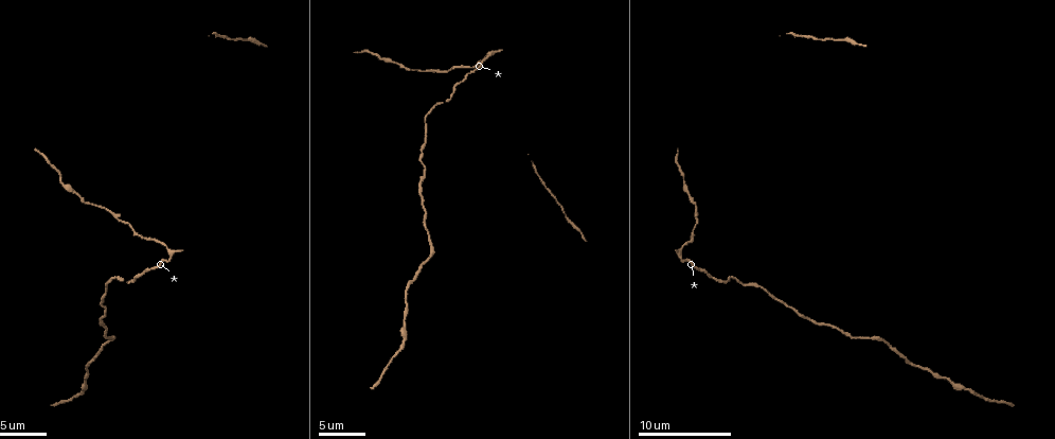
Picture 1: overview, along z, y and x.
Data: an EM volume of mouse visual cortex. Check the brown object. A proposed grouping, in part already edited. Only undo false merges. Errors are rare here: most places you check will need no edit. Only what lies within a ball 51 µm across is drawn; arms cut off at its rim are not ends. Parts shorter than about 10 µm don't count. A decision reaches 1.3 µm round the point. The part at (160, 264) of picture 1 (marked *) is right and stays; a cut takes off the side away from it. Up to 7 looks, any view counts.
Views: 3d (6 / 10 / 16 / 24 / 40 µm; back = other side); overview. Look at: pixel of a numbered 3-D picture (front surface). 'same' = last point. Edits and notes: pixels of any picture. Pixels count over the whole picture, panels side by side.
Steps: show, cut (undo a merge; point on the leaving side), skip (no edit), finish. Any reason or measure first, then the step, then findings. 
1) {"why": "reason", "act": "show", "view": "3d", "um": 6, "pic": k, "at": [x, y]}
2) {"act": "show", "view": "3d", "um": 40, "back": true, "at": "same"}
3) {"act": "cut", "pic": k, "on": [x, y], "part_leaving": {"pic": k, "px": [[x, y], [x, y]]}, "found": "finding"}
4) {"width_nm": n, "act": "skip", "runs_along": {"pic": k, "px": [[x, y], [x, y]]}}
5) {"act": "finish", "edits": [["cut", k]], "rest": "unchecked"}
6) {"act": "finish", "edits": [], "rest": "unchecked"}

{"why": "narrows sharply", "act": "show", "view": "3d", "um": 10, "pic": 1, "at": [422, 162]}

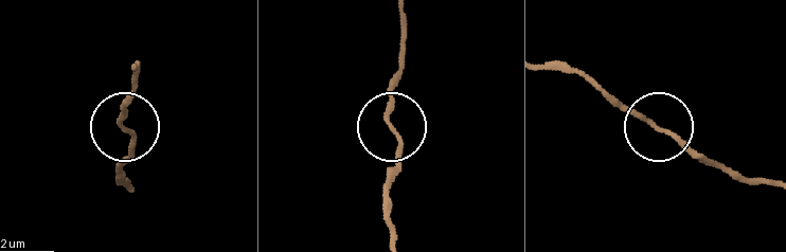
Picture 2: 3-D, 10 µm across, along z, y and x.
{"width_nm": 160, "act": "skip", "runs_along": {"pic": 2, "px": [[403, 15], [403, 64], [389, 125], [395, 177]]}, "found": "all the same neuron"}

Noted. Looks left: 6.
{"why": "calibre changes", "act": "show", "view": "3d", "um": 16, "pic": 1, "at": [863, 339]}

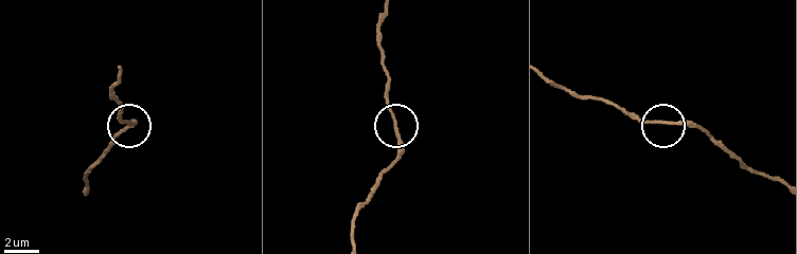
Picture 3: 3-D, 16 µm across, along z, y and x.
{"act": "skip", "runs_along": {"pic": 3, "px": [[384, 12], [379, 46], [397, 131], [394, 164]]}, "found": "all the same neuron"}

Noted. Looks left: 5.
{"why": "narrows sharply", "act": "show", "view": "3d", "um": 6, "pic": 1, "at": [405, 322]}

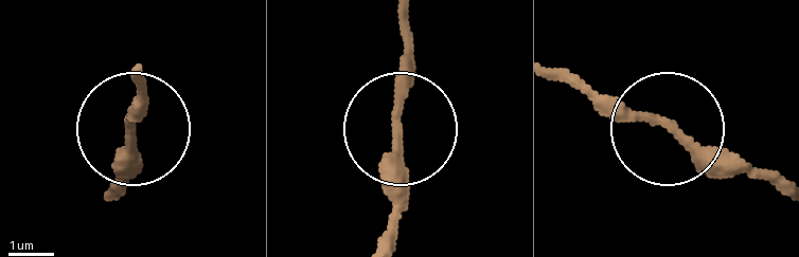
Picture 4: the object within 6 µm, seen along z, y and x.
{"act": "skip", "found": "continuous, no second neuron"}

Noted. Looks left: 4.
{"act": "finish", "edits": [], "rest": "unchecked"}

